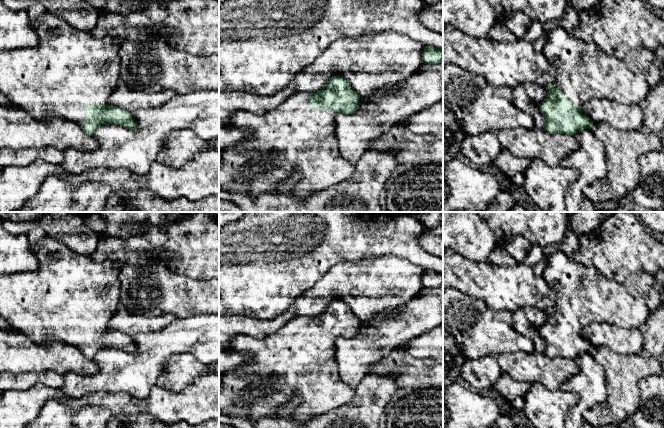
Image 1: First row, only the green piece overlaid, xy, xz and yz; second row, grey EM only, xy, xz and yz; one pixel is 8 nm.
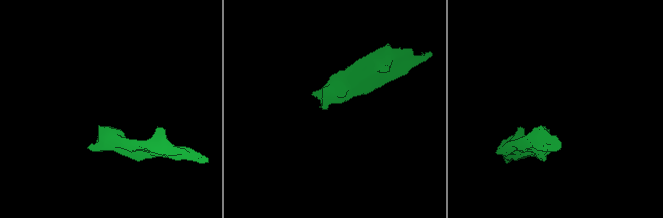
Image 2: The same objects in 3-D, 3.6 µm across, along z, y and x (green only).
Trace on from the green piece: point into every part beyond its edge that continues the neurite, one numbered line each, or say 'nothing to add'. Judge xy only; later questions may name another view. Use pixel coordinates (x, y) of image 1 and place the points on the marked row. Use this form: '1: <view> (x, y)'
1: xy (68, 68)

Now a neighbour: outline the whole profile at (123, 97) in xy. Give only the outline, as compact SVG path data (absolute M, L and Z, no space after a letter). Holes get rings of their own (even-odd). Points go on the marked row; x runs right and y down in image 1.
M119 83L109 97L107 104L127 110L129 113L134 113L140 109L157 108L177 96L179 94L174 90L139 91L132 90L128 86Z

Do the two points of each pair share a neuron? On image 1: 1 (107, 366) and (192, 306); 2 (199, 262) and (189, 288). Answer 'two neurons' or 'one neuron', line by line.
1: two neurons
2: two neurons

